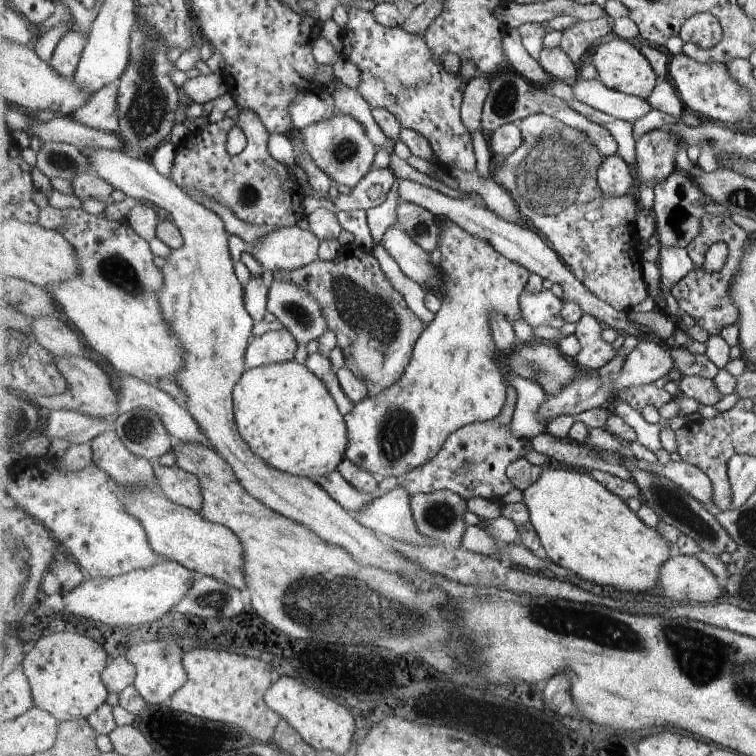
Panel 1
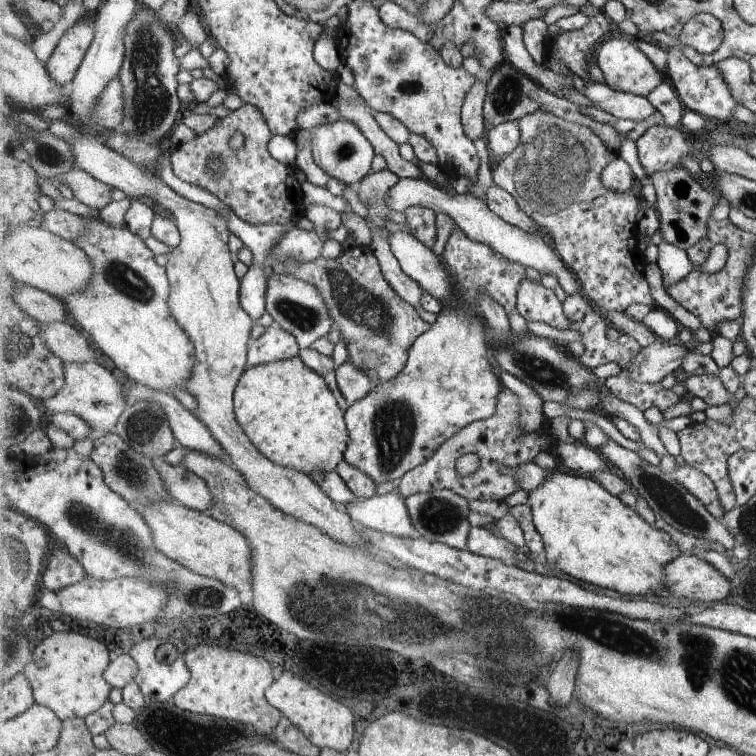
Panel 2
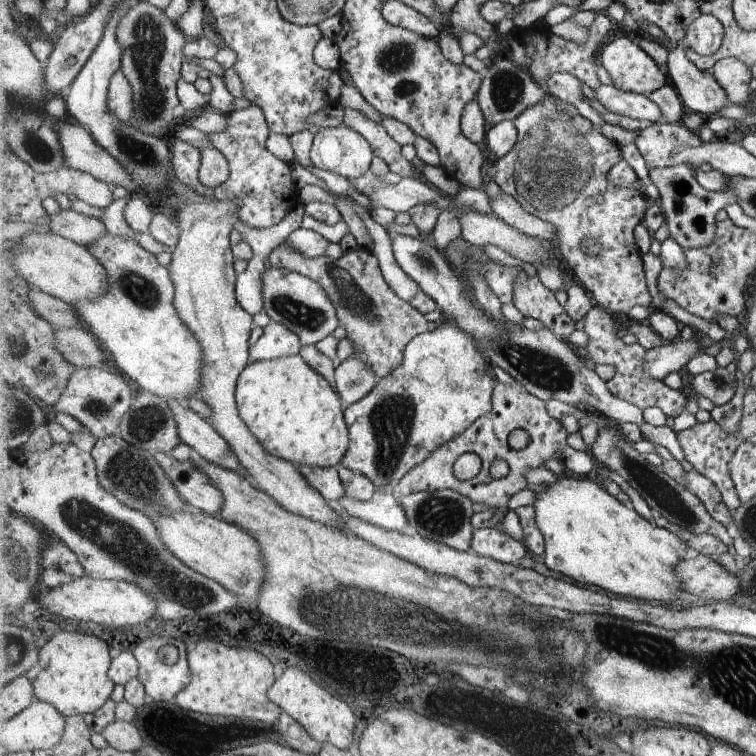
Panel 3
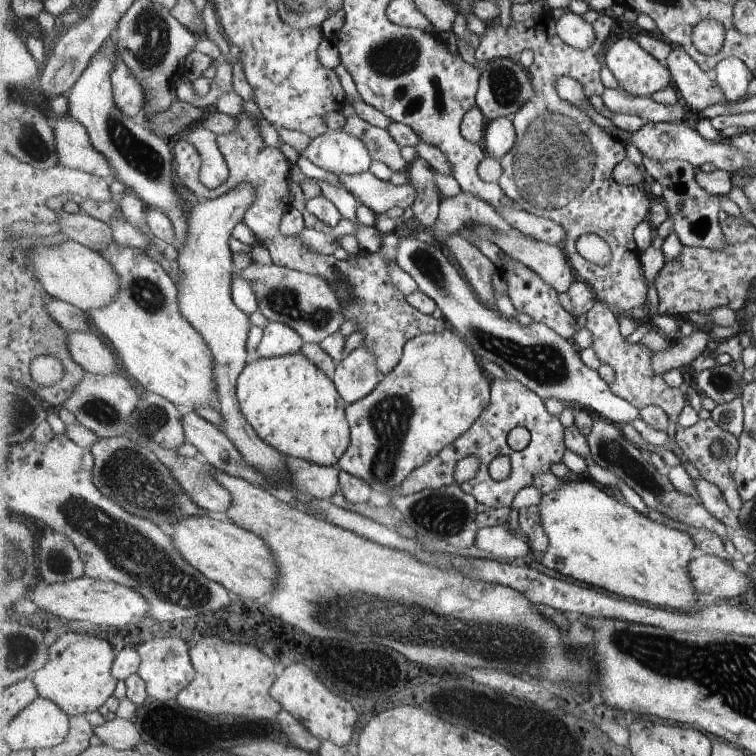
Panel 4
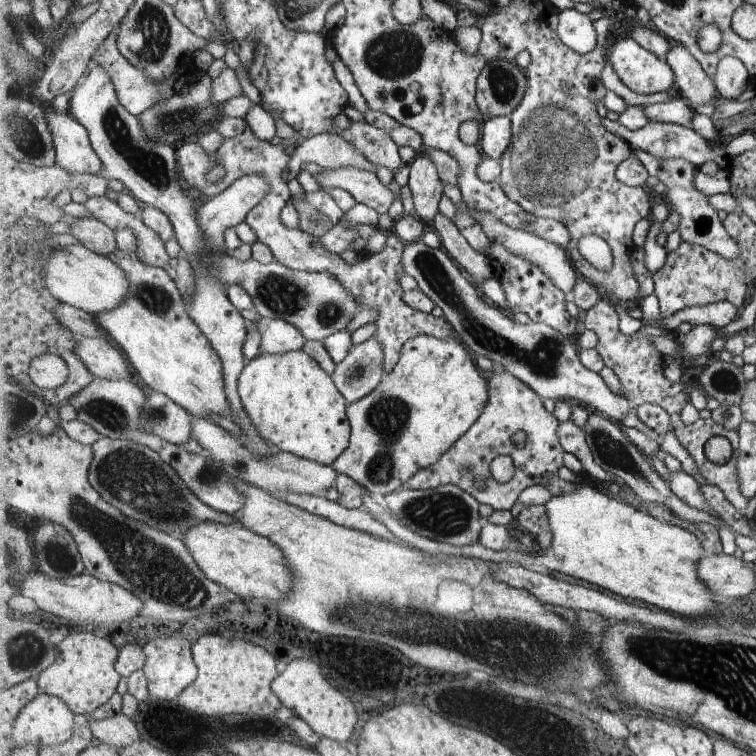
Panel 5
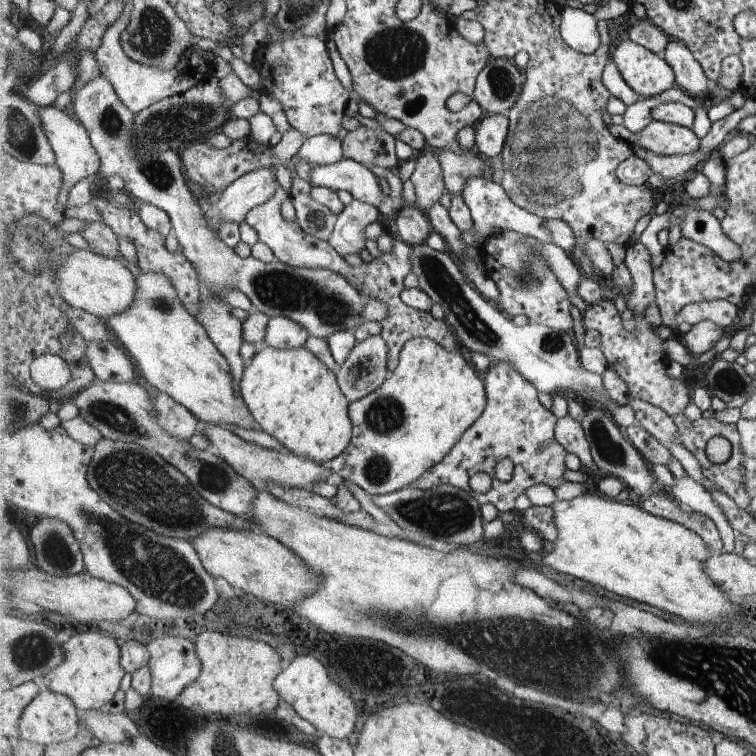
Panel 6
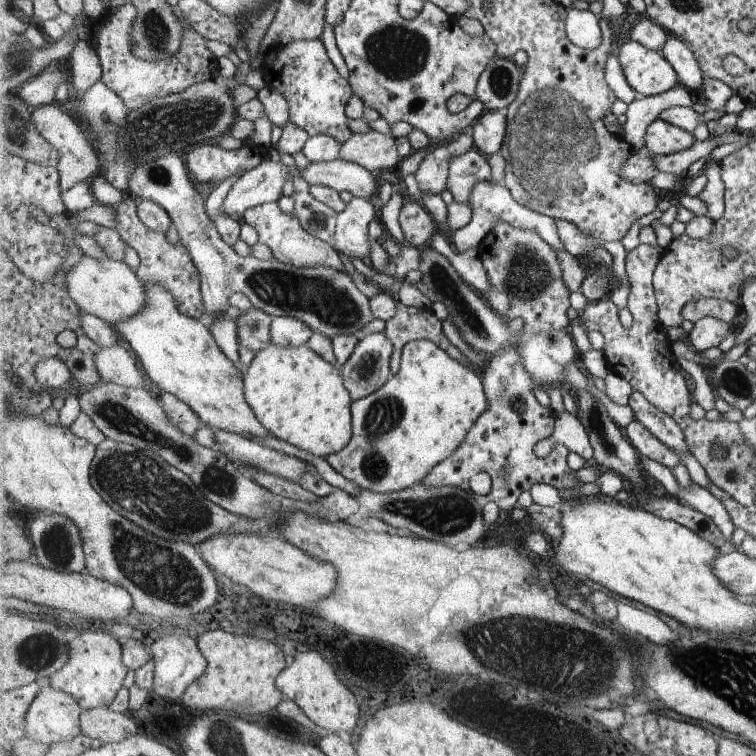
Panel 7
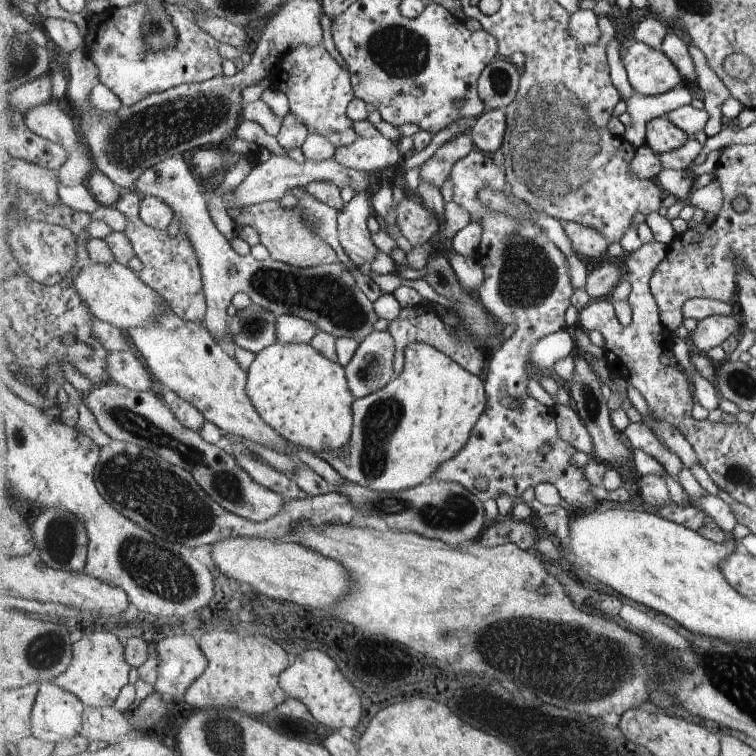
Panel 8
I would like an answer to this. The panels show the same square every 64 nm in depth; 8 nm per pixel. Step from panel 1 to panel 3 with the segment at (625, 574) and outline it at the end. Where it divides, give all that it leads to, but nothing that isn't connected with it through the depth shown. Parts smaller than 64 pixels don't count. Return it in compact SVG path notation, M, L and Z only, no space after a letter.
M561 474L558 482L547 493L536 494L534 507L537 510L536 521L546 536L544 563L551 570L583 584L595 584L619 596L640 598L654 604L663 602L668 606L691 603L691 598L686 596L682 578L676 571L680 563L692 555L691 548L677 534L669 532L668 528L647 520L634 507L627 508L621 504L615 495L597 482L585 477L565 478Z

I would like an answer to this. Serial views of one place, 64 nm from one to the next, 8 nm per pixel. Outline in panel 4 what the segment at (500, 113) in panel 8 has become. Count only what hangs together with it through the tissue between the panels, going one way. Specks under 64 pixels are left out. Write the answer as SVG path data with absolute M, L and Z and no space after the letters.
M510 117L488 122L484 132L485 148L496 159L502 159L516 144L516 128Z

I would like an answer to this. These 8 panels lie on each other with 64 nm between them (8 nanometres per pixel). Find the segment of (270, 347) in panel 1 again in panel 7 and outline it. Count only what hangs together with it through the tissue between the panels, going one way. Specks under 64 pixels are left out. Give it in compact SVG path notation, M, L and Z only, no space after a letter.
M288 316L274 317L271 325L271 343L282 347L307 345L314 334L314 330L306 322L298 318Z

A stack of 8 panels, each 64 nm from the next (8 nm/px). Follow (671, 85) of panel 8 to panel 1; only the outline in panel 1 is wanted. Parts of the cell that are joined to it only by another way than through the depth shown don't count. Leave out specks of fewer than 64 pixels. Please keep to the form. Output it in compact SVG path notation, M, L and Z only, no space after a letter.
M618 37L609 42L606 40L603 44L599 44L595 51L592 60L597 70L597 78L612 89L646 99L661 81L661 77L655 72L651 62L645 58L645 54L637 46L627 42L627 39Z

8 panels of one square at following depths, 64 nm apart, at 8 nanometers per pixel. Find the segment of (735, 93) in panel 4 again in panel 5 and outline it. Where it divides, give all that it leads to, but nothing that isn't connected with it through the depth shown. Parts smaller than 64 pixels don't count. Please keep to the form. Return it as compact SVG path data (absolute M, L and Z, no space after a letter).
M725 57L718 66L714 80L721 98L738 99L751 85L750 74L742 60Z

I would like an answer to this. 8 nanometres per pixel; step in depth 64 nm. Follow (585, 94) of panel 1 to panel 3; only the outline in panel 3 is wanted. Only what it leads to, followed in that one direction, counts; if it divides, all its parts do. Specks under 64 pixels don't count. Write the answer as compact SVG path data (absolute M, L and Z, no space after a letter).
M615 84L603 85L593 92L607 111L652 123L665 120L665 113L659 108L659 104L649 98L649 95L622 91Z

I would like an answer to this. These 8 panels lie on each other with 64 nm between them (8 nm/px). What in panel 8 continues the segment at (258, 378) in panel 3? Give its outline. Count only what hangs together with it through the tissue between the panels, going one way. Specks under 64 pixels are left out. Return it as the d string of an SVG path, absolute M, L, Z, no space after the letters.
M275 343L256 355L248 370L247 392L263 420L279 434L301 448L315 452L339 452L349 444L354 432L354 394L350 389L346 367L332 361L311 343Z

